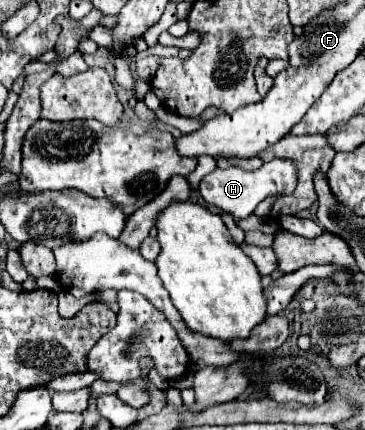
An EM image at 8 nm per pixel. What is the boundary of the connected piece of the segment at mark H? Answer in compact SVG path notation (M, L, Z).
M275 158L257 170L245 170L237 164L229 164L225 168L215 168L211 174L207 174L199 184L199 192L207 204L221 208L235 218L247 218L267 196L291 194L291 190L295 190L297 186L297 170L297 164L287 158Z

